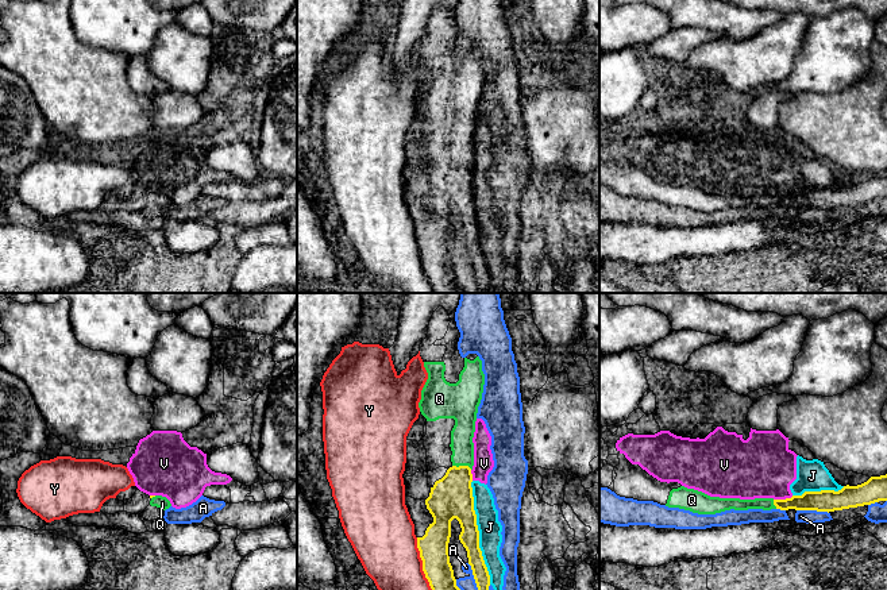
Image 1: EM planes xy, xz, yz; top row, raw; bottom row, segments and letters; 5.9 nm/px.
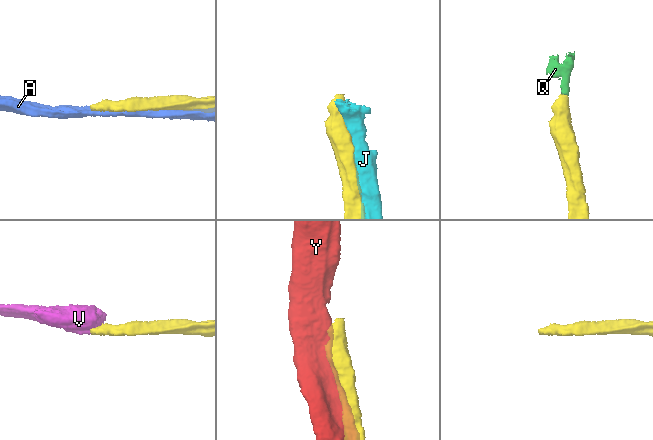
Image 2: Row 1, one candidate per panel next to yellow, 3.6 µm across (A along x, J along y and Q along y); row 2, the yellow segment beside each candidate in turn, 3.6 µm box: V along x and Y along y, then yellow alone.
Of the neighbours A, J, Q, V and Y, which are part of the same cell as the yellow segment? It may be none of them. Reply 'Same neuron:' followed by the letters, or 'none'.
Same neuron: Q

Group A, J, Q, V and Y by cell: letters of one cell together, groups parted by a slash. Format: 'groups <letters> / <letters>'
groups A / J V / Q / Y

